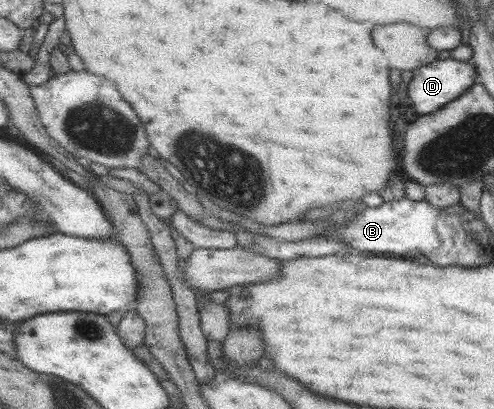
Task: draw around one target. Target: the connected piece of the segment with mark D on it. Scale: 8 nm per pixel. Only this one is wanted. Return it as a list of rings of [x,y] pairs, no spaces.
[[[434,60],[434,62],[423,64],[411,72],[412,78],[406,86],[406,96],[408,96],[410,104],[406,108],[419,115],[427,115],[444,107],[448,102],[456,100],[464,90],[468,90],[476,82],[476,71],[466,61]]]

